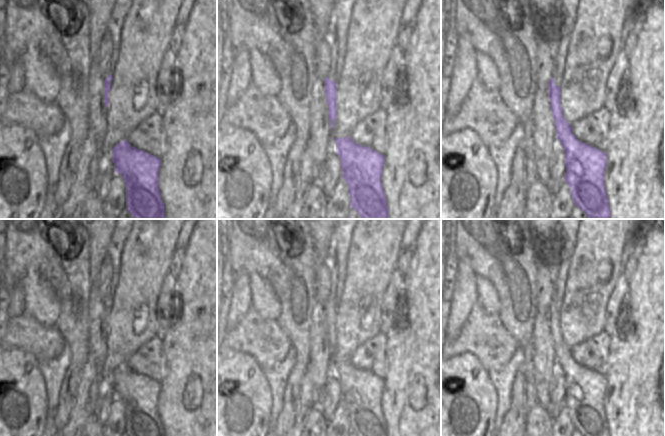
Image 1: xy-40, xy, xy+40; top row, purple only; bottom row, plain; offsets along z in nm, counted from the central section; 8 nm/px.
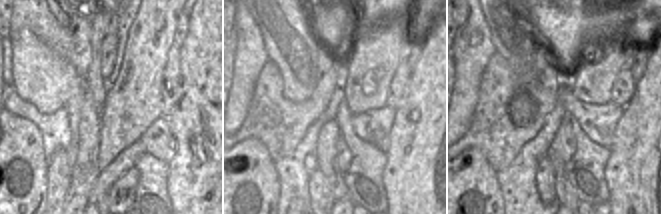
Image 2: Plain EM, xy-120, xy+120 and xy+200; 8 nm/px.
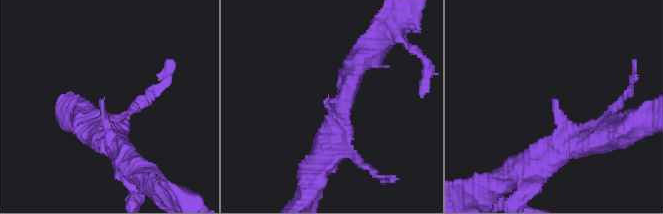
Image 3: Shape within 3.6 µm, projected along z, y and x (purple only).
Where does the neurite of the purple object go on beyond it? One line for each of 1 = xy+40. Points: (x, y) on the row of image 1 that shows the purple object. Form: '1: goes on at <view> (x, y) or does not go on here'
1: does not go on here

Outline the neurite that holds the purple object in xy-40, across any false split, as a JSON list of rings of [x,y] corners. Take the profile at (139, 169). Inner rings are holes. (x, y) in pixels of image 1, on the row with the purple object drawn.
[[[127,140],[112,149],[114,169],[121,174],[126,185],[126,209],[134,219],[164,219],[164,203],[158,189],[160,158],[131,146]]]

